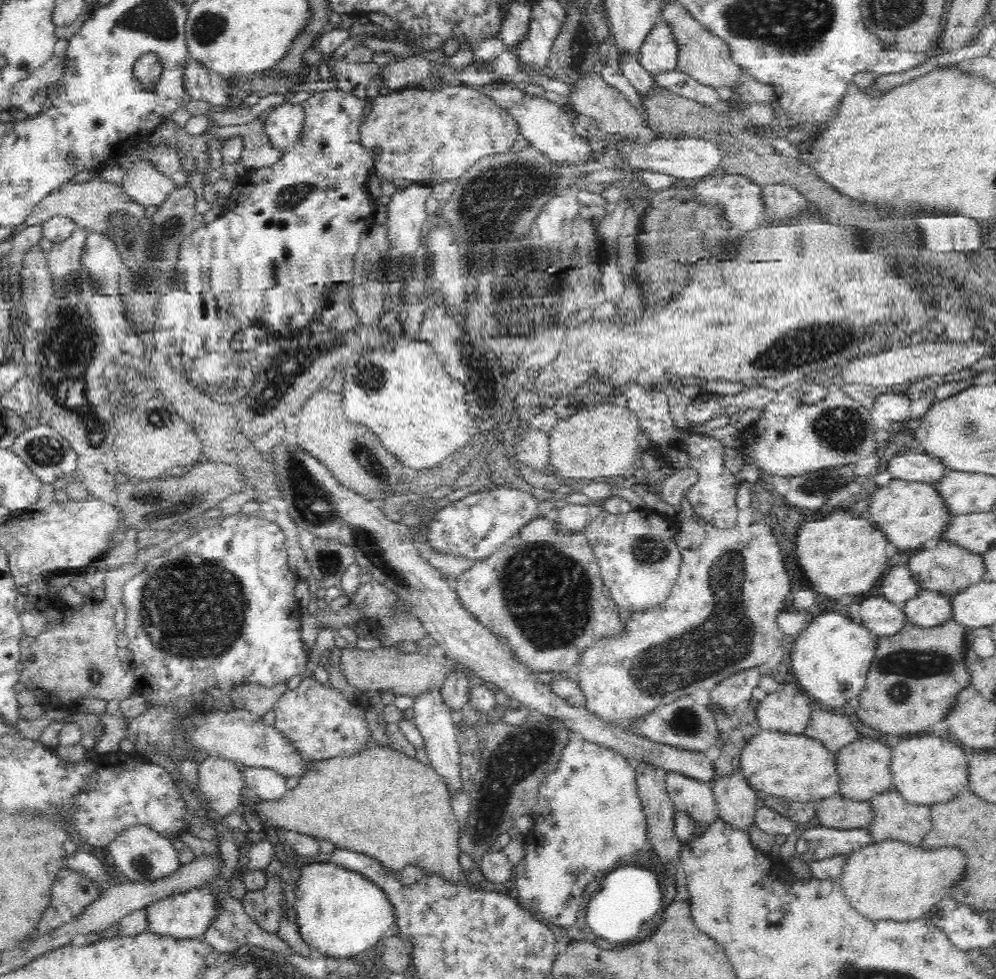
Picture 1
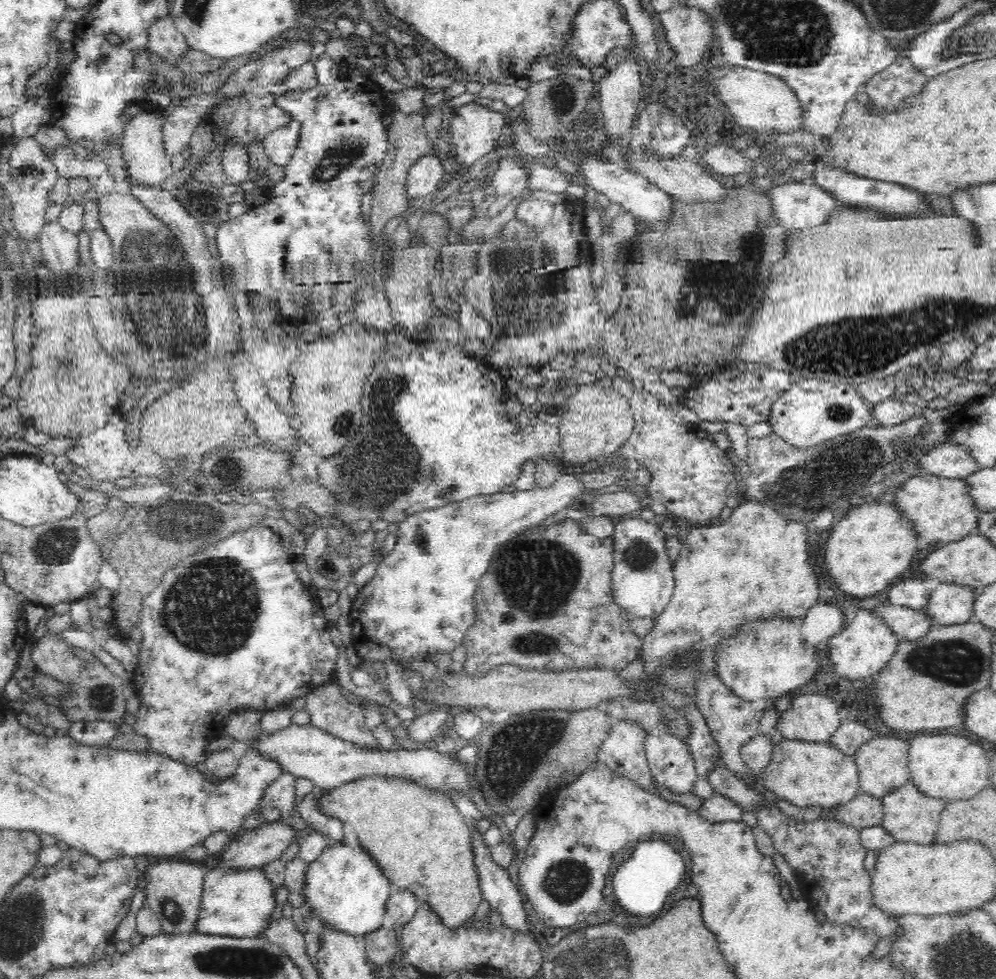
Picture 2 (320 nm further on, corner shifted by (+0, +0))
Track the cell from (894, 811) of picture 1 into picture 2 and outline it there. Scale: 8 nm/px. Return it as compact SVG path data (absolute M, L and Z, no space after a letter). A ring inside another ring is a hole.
M909 780L904 786L887 794L883 801L883 822L885 830L891 835L894 842L916 842L926 845L935 842L940 822L940 812L947 802L937 798L924 796Z

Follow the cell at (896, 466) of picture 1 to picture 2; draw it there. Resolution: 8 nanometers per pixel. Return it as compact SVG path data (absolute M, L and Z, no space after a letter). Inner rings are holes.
M944 442L918 460L918 468L940 478L965 479L979 470L963 446Z

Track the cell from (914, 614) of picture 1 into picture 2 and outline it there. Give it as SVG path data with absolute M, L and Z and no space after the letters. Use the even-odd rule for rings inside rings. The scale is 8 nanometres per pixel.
M940 583L924 607L931 626L941 627L971 620L976 592L968 586Z

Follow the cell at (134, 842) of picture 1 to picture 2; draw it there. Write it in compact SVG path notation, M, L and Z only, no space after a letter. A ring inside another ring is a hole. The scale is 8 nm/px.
M159 858L151 859L142 876L142 890L145 905L152 910L161 922L163 932L167 934L188 934L196 932L195 920L200 912L203 885L209 870L200 863L187 859Z

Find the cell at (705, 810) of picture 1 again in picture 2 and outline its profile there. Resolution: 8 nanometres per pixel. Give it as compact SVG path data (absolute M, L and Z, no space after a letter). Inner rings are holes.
M666 732L661 736L648 733L645 745L648 764L658 784L672 794L692 794L699 776L688 743Z

